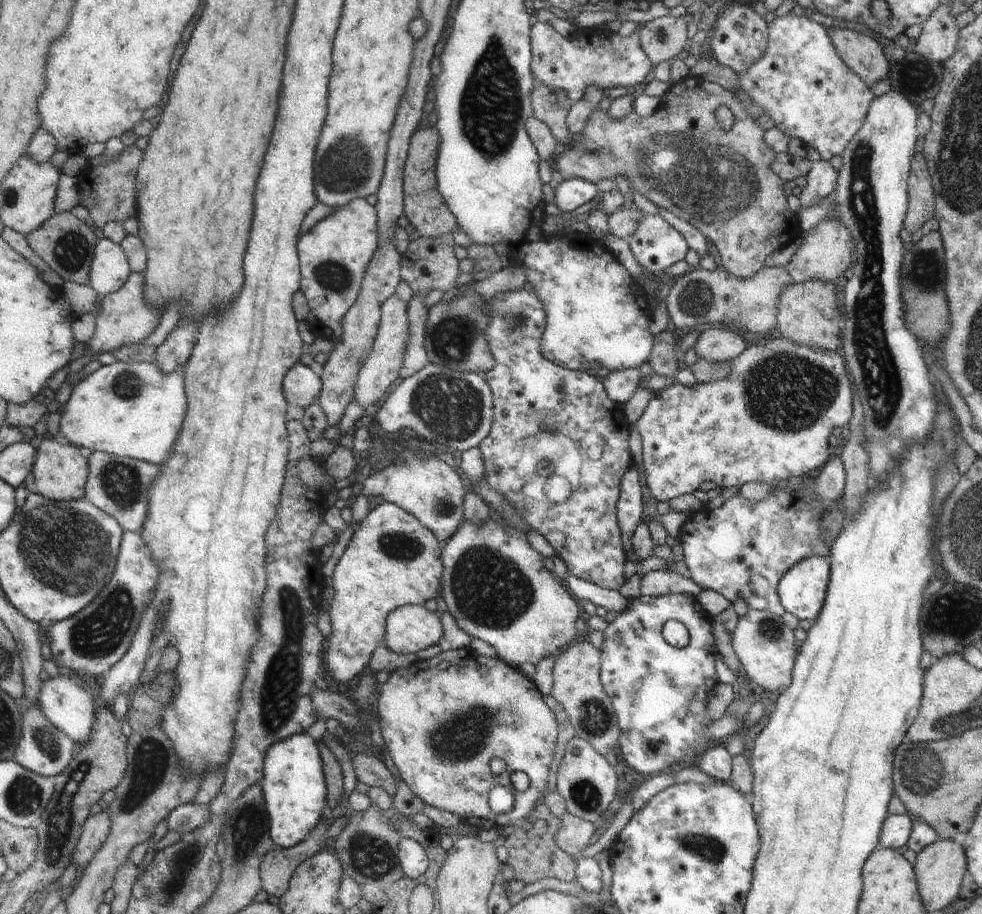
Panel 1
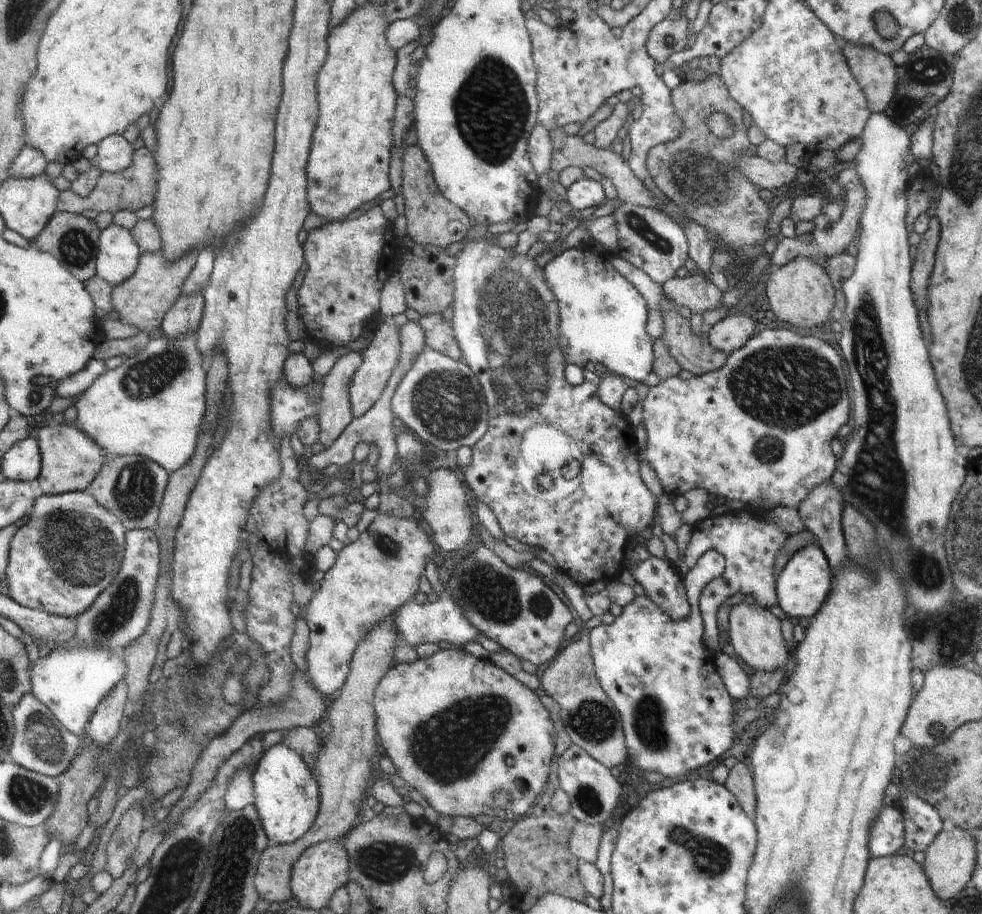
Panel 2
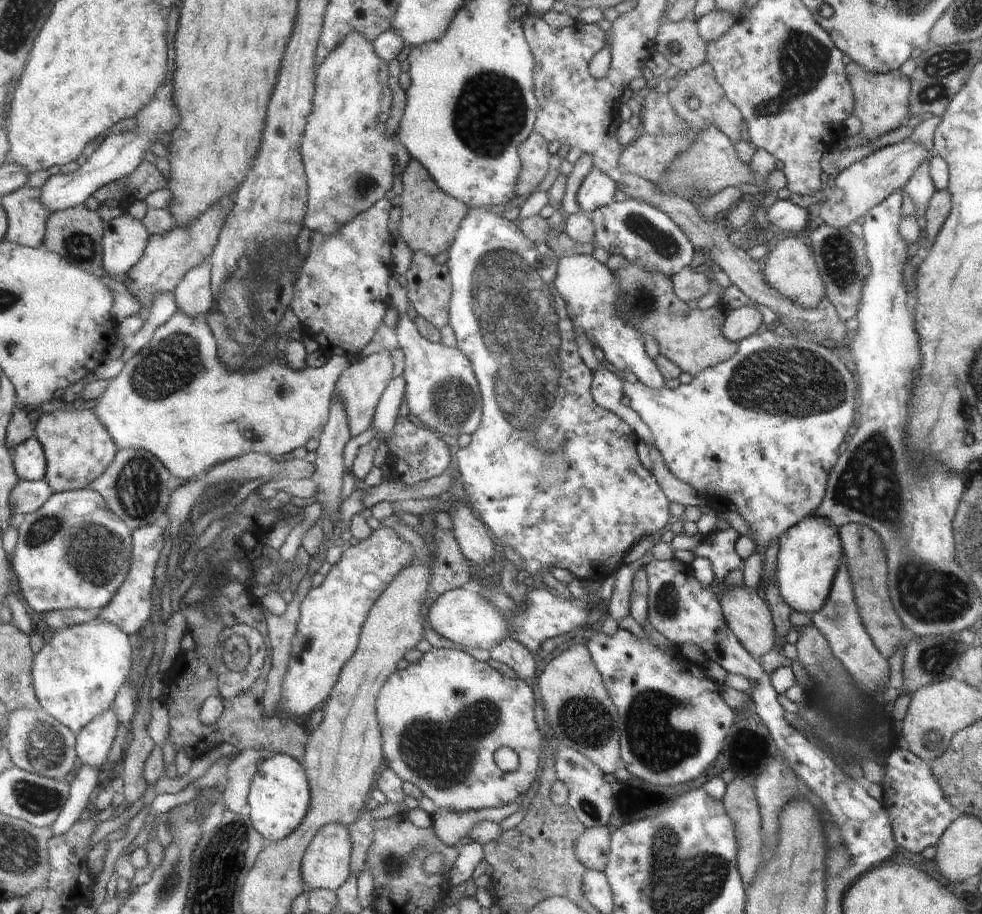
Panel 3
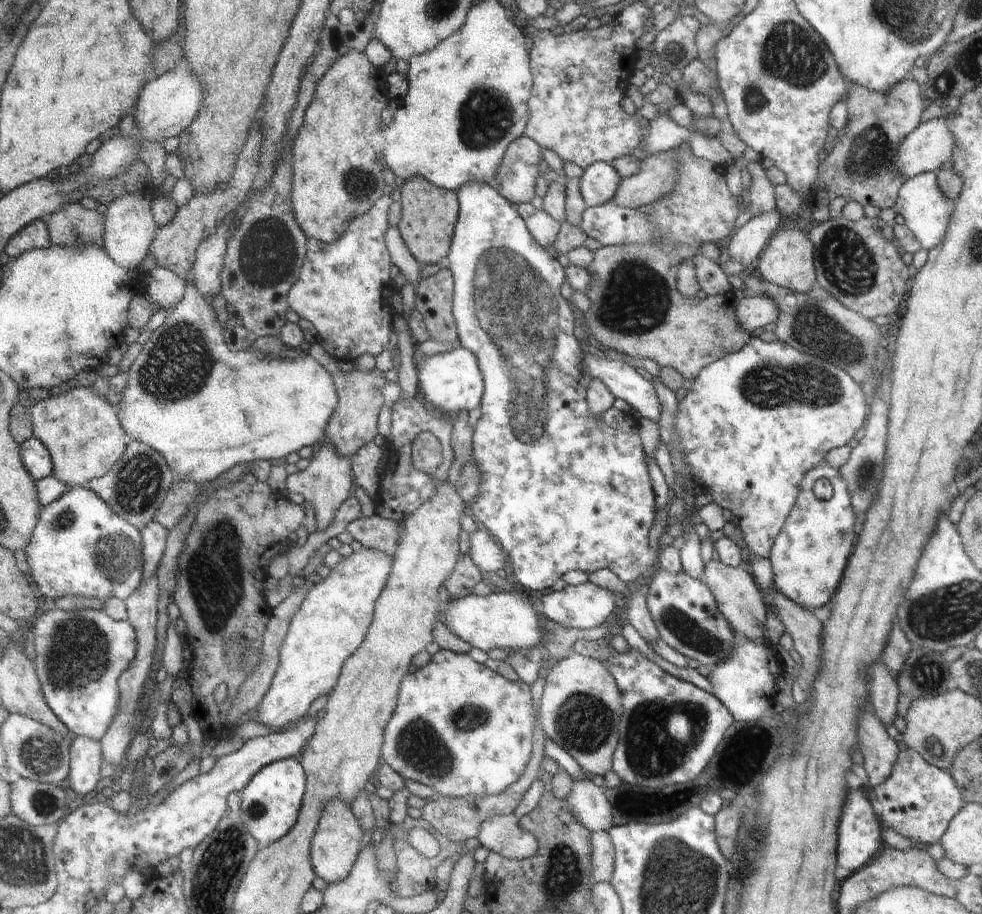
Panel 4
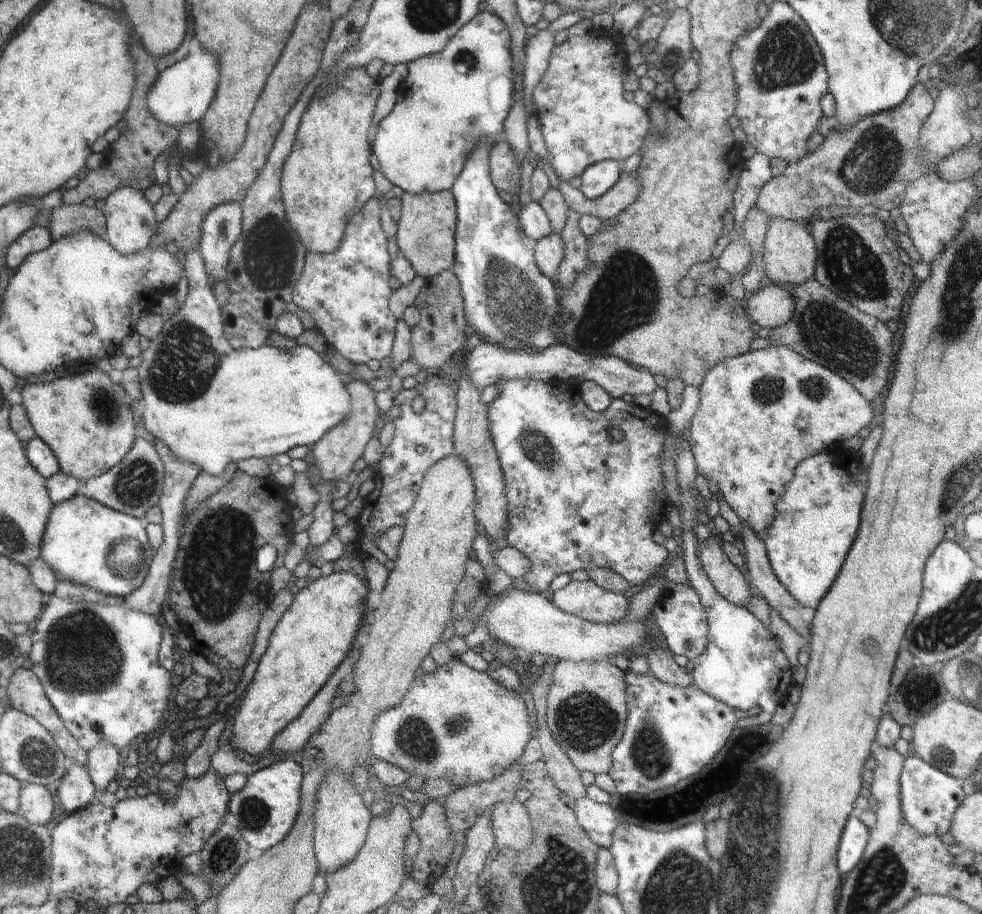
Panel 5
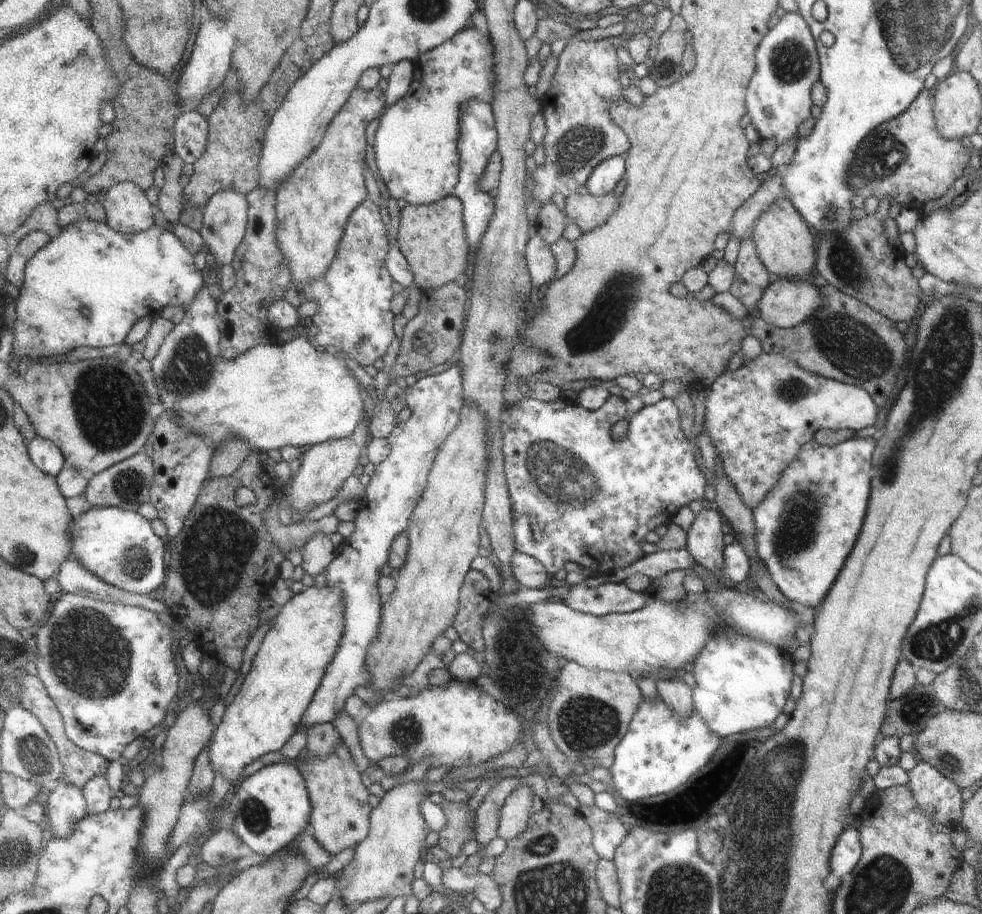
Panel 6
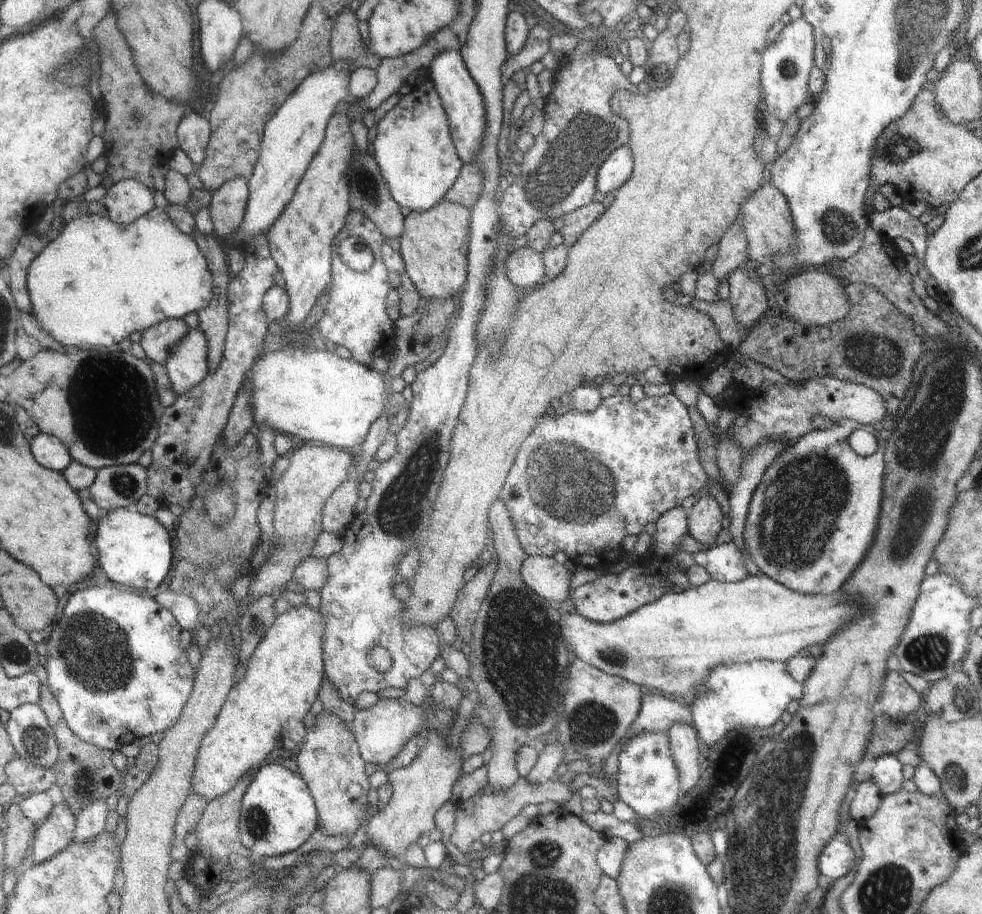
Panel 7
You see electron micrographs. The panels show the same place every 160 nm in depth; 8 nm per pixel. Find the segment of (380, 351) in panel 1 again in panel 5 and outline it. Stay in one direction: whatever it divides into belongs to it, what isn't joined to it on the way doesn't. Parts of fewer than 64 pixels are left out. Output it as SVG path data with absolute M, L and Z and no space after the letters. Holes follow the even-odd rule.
M350 380L348 394L351 395L352 410L344 422L340 422L335 429L327 433L316 445L311 448L310 463L318 468L320 478L324 482L336 482L344 480L344 476L352 470L354 462L366 452L366 444L374 434L376 422L378 422L378 408L374 404L374 392L364 384L364 381Z

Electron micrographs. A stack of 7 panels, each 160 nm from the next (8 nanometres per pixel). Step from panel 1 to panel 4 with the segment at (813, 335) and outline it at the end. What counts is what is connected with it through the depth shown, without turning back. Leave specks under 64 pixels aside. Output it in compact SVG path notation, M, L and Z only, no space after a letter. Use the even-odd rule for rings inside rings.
M791 222L770 238L763 251L756 259L755 270L760 278L778 286L799 293L810 293L814 284L814 265L812 264L812 241L808 240L802 232L798 232L798 223Z

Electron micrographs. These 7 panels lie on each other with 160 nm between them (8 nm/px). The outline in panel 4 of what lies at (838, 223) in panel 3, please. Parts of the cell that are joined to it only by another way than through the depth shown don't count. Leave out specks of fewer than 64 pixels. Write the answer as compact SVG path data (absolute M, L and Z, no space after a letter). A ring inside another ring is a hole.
M936 117L924 123L920 123L910 136L902 142L895 156L897 171L905 178L909 179L916 175L934 171L938 172L944 162L950 160L954 154L955 138L948 128L948 118Z

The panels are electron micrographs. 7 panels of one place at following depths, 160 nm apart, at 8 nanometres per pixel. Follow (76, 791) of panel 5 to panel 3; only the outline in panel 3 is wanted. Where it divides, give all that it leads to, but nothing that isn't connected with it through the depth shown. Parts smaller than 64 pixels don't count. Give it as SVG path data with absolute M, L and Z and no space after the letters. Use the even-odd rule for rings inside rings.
M112 708L82 730L77 736L77 751L83 765L101 769L108 766L108 754L118 738L120 723L118 712Z

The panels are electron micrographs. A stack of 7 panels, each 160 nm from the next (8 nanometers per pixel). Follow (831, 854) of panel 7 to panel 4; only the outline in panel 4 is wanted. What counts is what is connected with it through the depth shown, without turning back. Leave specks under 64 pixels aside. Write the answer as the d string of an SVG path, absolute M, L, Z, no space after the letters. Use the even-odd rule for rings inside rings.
M852 788L848 792L848 802L844 802L844 818L840 818L840 868L853 873L870 864L874 856L884 850L882 830L876 804L864 796L864 792Z

